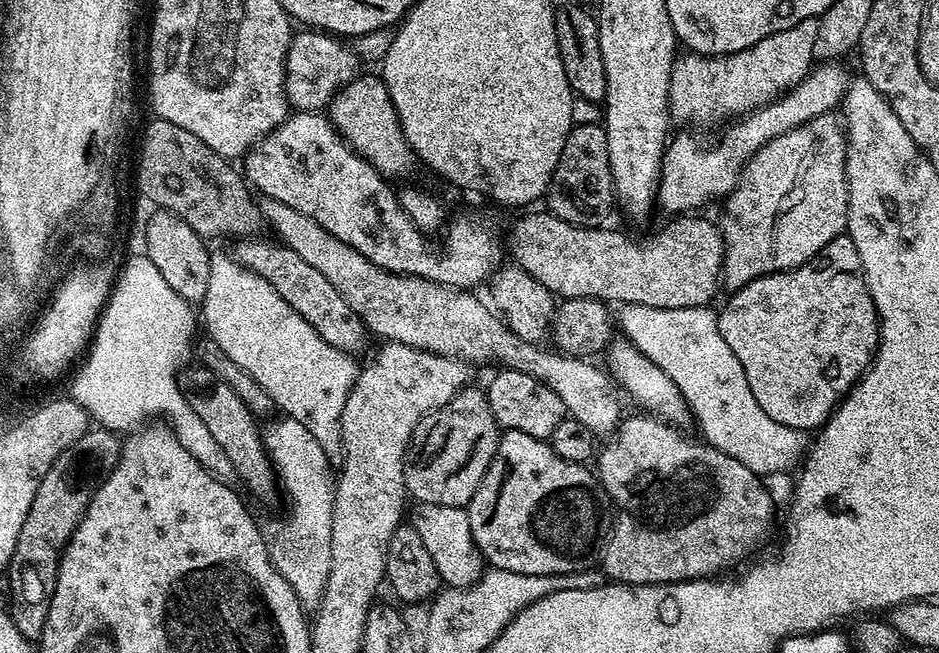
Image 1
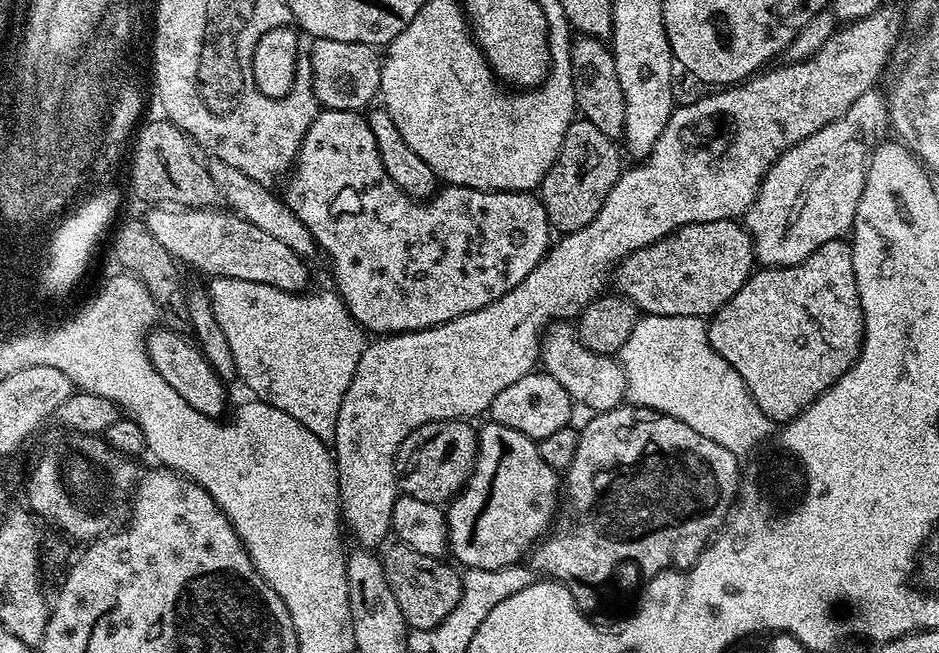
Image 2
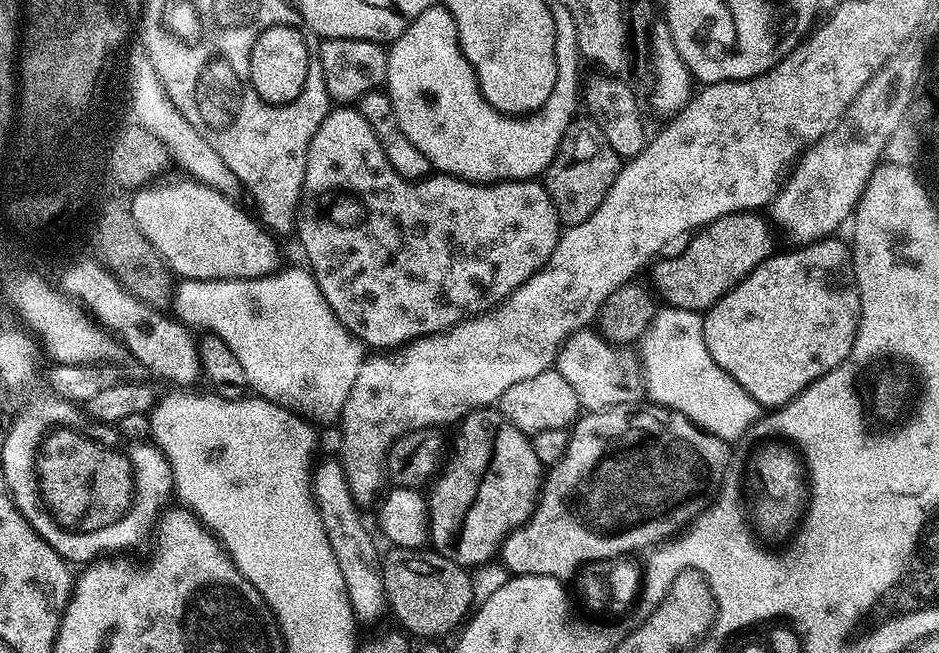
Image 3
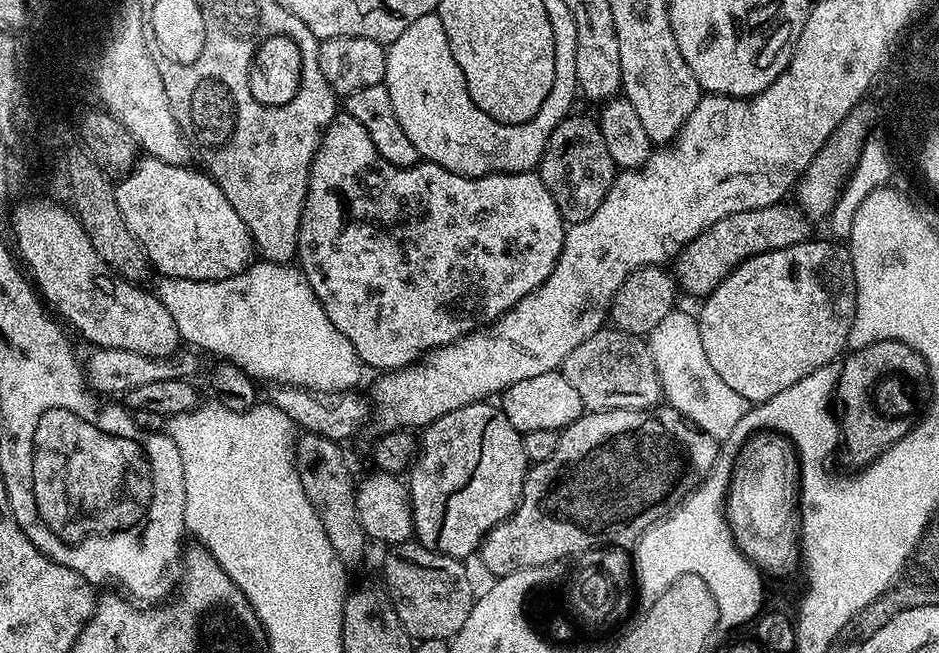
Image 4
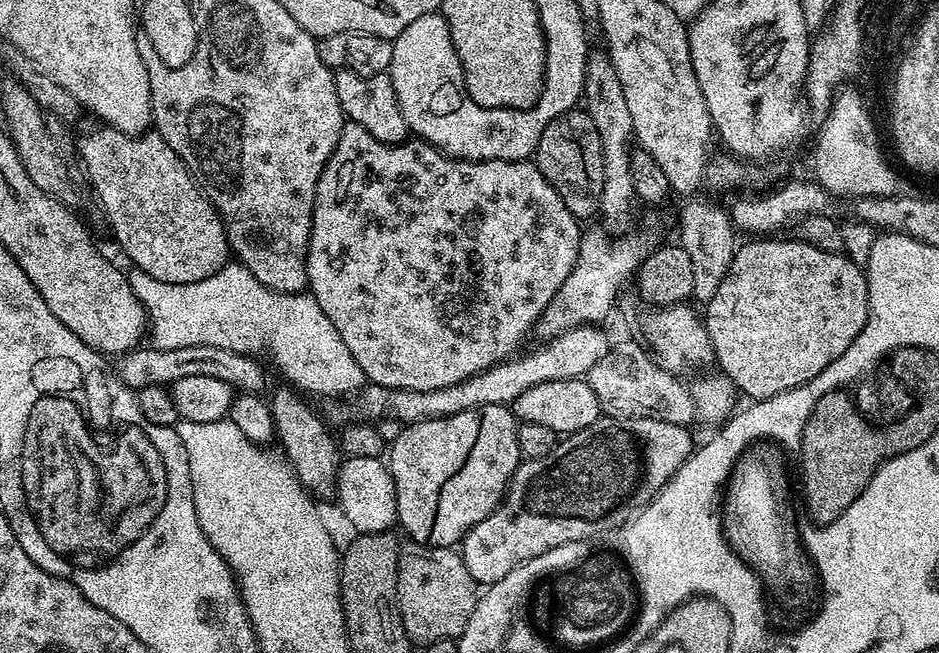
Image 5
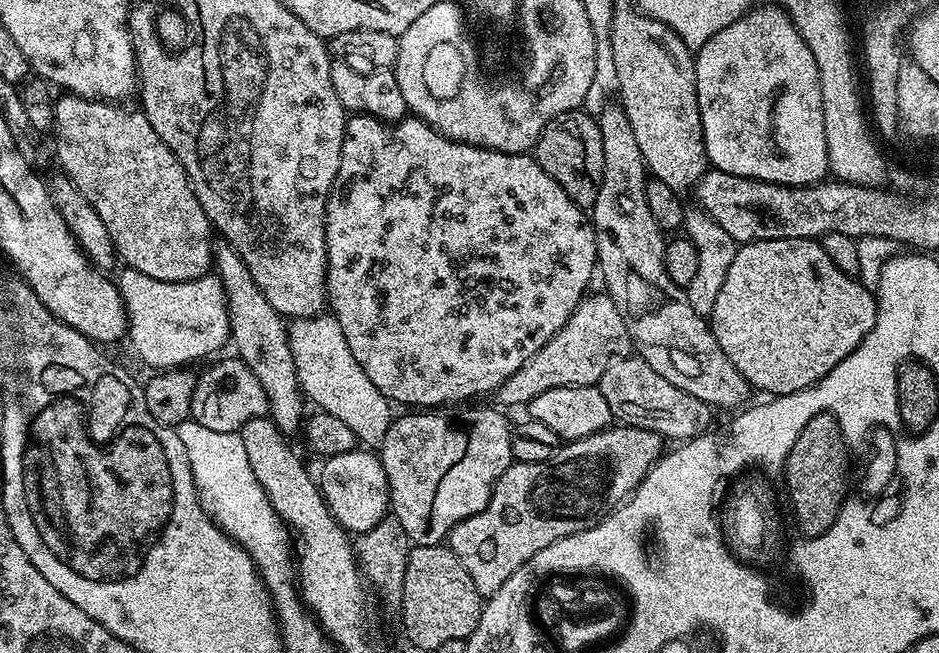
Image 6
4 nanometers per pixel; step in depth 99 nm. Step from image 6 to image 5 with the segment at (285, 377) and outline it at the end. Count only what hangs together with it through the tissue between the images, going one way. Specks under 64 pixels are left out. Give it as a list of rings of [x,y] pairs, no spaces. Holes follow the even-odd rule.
[[[296,390],[288,391],[292,392],[276,392],[270,396],[275,439],[277,441],[280,439],[285,452],[283,455],[305,492],[316,498],[319,496],[335,497],[342,452],[333,435],[331,438],[324,430],[325,421],[323,419],[320,421],[316,417],[315,412],[302,400],[304,398],[301,393]]]

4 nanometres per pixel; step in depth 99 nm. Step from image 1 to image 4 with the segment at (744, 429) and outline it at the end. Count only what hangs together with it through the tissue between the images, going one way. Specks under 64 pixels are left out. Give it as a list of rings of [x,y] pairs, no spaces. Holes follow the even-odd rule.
[[[673,310],[654,326],[654,330],[648,333],[646,343],[652,350],[652,357],[656,363],[656,369],[660,374],[660,382],[664,387],[664,396],[667,403],[676,411],[683,414],[689,424],[694,424],[701,428],[706,434],[710,434],[718,442],[727,441],[728,435],[736,431],[738,422],[748,413],[750,401],[742,398],[735,390],[730,390],[722,378],[718,378],[718,373],[714,371],[714,366],[710,366],[710,358],[706,358],[706,350],[702,348],[702,334],[700,333],[700,321],[695,315],[688,312]]]

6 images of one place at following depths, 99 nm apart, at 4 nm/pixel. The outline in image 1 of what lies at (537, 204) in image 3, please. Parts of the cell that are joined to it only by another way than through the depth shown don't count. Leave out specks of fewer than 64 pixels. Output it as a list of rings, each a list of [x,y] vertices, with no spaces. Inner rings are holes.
[[[293,111],[272,133],[263,136],[260,141],[243,157],[243,175],[249,185],[261,197],[286,202],[286,206],[294,206],[294,210],[302,210],[302,214],[314,218],[318,226],[330,230],[334,238],[346,242],[362,258],[374,262],[387,272],[397,272],[400,276],[420,276],[435,284],[445,284],[447,288],[476,290],[480,283],[487,281],[497,268],[501,267],[506,256],[506,248],[490,229],[484,225],[480,216],[456,216],[447,221],[443,233],[444,245],[440,248],[440,256],[432,256],[432,248],[428,245],[429,237],[414,226],[414,222],[402,210],[393,185],[370,162],[366,162],[345,140],[342,139],[327,115],[320,112]]]

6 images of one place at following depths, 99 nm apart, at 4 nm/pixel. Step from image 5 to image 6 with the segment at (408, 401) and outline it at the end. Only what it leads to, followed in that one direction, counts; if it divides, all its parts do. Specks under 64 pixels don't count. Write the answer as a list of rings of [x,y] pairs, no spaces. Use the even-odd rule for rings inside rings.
[[[600,290],[597,296],[592,295],[585,295],[566,326],[562,326],[562,330],[558,330],[558,334],[554,334],[554,338],[550,338],[550,342],[546,342],[542,350],[533,354],[516,373],[500,385],[498,397],[500,396],[501,405],[526,406],[531,400],[538,398],[538,394],[554,390],[558,386],[599,385],[609,364],[629,351],[626,322],[622,322],[622,314],[618,314],[618,306],[614,306],[607,291]]]

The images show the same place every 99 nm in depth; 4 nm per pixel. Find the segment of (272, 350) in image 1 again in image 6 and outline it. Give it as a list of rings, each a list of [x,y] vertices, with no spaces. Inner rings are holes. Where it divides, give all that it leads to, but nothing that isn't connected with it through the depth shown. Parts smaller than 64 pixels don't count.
[[[127,266],[121,267],[119,272],[118,287],[128,315],[127,343],[132,343],[132,348],[140,355],[141,362],[149,364],[152,370],[189,365],[192,362],[190,360],[208,356],[211,352],[218,351],[224,343],[229,343],[228,303],[224,297],[222,282],[214,274],[190,282],[162,282]],[[321,314],[296,318],[287,325],[286,329],[288,346],[294,356],[294,366],[300,379],[300,391],[311,403],[313,400],[317,404],[315,407],[319,411],[337,416],[339,421],[350,426],[361,445],[379,446],[386,438],[386,430],[394,419],[393,405],[388,397],[380,393],[378,386],[374,386],[374,382],[370,382],[370,378],[366,378],[366,370],[362,370],[362,366],[358,366],[358,362],[354,362],[354,354],[350,354],[350,345],[346,343],[346,334],[342,334],[342,326],[338,326],[335,316]]]

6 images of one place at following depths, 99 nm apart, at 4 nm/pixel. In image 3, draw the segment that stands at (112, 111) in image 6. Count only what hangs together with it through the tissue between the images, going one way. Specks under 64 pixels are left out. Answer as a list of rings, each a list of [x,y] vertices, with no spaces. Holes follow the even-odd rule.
[[[180,179],[184,180],[168,180],[165,184],[148,182],[131,193],[130,201],[138,230],[177,277],[249,280],[277,271],[281,263],[276,253],[277,241],[251,211],[243,212],[231,195],[214,190],[201,180]]]

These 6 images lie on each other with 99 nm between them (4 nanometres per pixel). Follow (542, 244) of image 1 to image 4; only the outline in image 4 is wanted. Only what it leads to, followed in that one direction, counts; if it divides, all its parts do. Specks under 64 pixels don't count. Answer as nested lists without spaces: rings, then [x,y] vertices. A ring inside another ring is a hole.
[[[781,202],[758,210],[742,210],[714,222],[696,240],[691,240],[675,257],[674,275],[679,287],[692,296],[703,298],[712,293],[734,269],[750,257],[770,250],[782,250],[803,240],[813,239],[809,213],[795,203]]]

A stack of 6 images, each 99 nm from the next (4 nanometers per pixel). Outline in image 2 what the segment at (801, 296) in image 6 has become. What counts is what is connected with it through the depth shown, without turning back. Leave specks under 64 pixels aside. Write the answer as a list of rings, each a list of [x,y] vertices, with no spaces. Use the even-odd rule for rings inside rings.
[[[844,238],[831,240],[826,242],[826,246],[818,246],[810,258],[794,266],[764,266],[753,271],[742,290],[738,290],[730,302],[723,304],[707,325],[710,346],[722,354],[734,370],[738,370],[762,414],[777,425],[787,424],[805,412],[830,385],[846,374],[846,370],[852,368],[864,345],[864,315],[854,274],[851,243]]]

